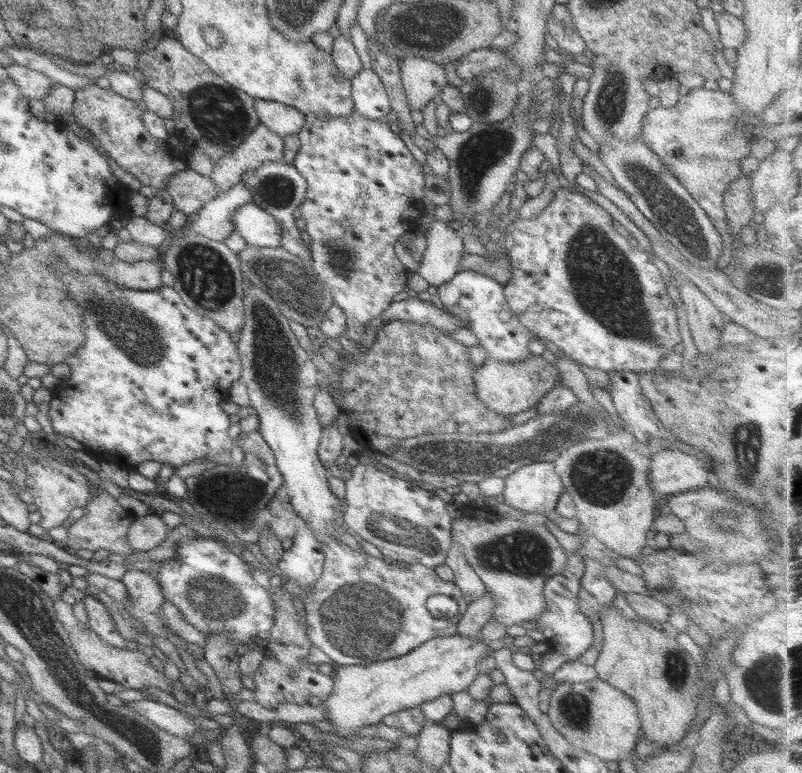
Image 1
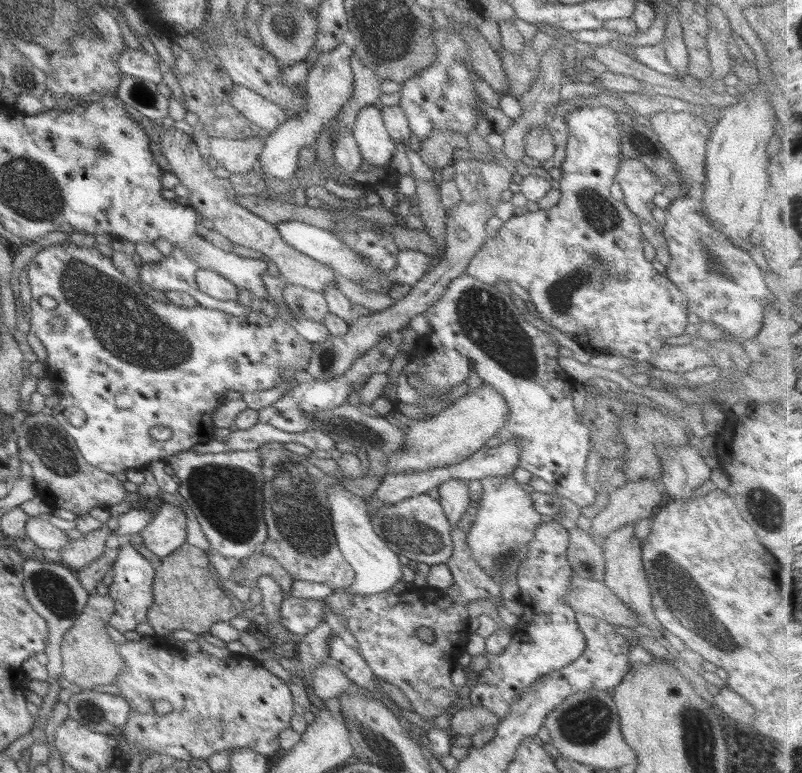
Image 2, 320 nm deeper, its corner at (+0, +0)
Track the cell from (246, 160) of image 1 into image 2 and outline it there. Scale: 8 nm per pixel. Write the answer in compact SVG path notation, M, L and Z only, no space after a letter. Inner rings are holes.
M208 137L209 162L212 166L225 168L229 174L247 172L257 164L262 142L256 137L245 140Z

